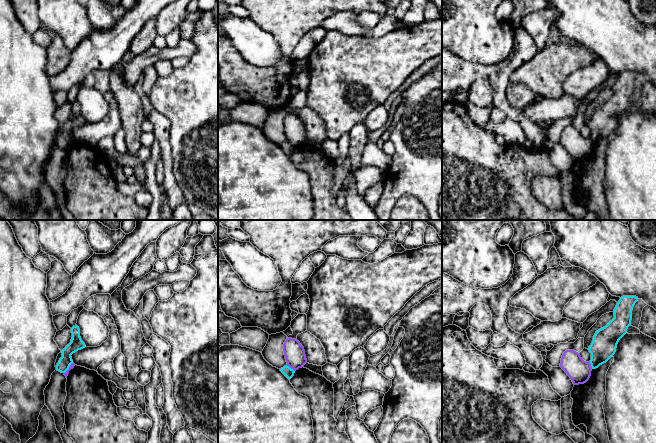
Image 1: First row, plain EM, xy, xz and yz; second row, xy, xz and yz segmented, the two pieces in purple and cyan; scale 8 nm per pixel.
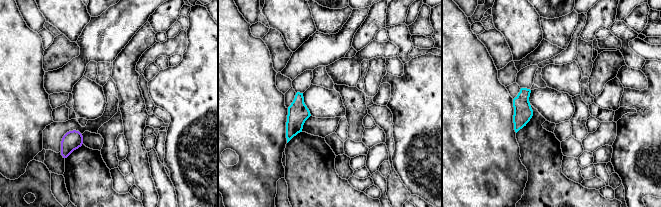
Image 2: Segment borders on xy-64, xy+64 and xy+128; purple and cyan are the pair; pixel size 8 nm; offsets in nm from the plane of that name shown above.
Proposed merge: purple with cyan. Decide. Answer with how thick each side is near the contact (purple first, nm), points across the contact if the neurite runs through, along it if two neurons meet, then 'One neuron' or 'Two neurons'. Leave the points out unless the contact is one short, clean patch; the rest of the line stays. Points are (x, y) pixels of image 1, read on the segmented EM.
Thickness 170 nm (purple) against 80 nm. Boundary: xz (286, 365), (294, 371). Two neurons

